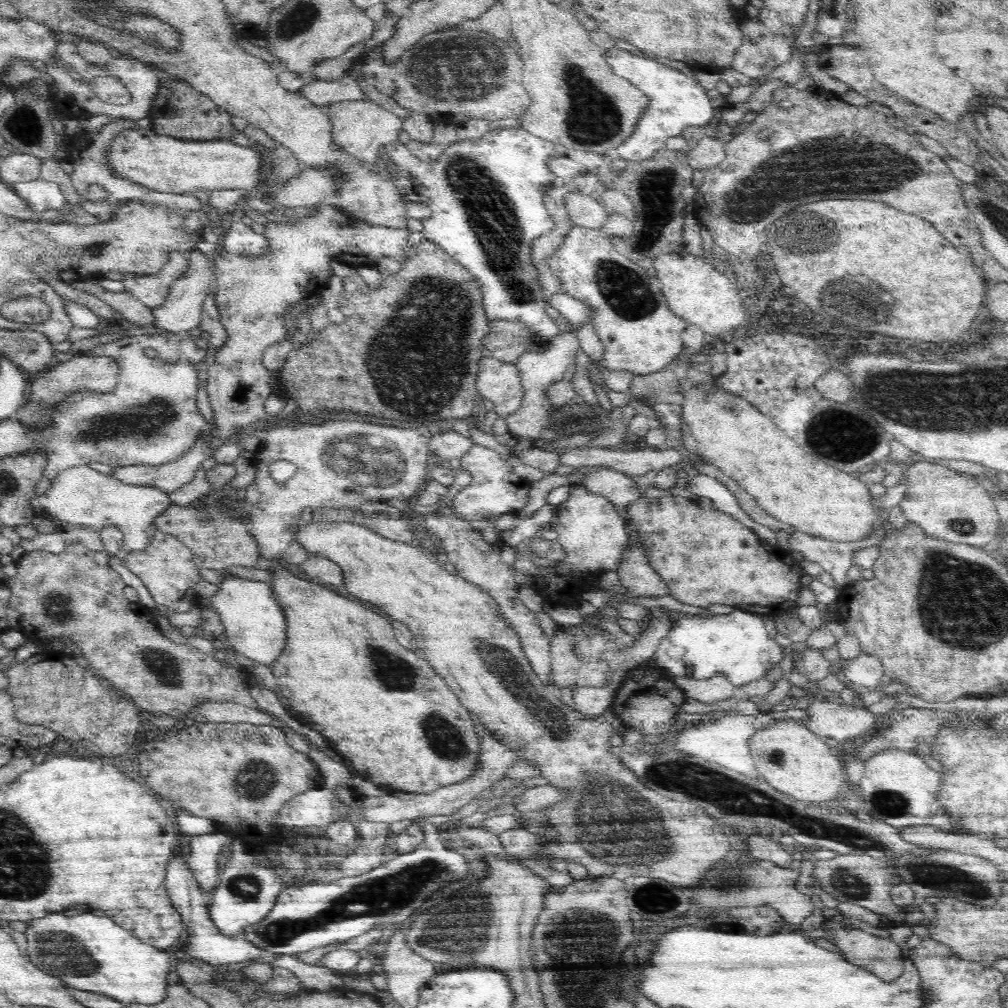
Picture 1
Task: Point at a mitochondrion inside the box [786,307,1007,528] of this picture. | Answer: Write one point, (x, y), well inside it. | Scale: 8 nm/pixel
(848, 437)

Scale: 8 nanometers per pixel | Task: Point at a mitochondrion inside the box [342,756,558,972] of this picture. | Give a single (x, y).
(464, 930)

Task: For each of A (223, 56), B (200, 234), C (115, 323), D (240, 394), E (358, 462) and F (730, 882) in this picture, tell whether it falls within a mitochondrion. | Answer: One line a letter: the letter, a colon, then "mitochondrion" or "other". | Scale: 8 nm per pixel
A: other
B: other
C: other
D: other
E: mitochondrion
F: mitochondrion

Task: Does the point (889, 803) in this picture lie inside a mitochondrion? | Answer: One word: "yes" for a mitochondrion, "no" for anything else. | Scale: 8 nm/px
yes

